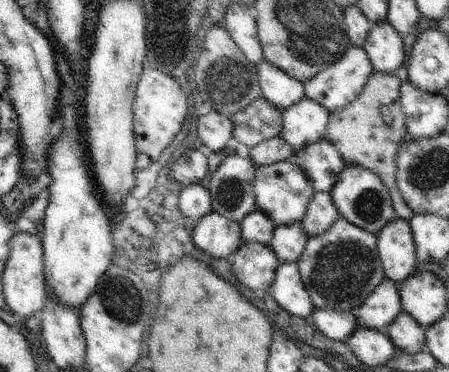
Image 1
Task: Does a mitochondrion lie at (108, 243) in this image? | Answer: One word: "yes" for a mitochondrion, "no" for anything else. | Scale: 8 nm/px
no

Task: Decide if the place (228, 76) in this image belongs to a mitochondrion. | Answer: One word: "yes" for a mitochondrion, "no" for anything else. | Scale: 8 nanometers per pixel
yes

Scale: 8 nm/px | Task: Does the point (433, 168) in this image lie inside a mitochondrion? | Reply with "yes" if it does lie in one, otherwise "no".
yes

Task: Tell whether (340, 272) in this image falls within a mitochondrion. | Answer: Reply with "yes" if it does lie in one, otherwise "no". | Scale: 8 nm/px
yes

